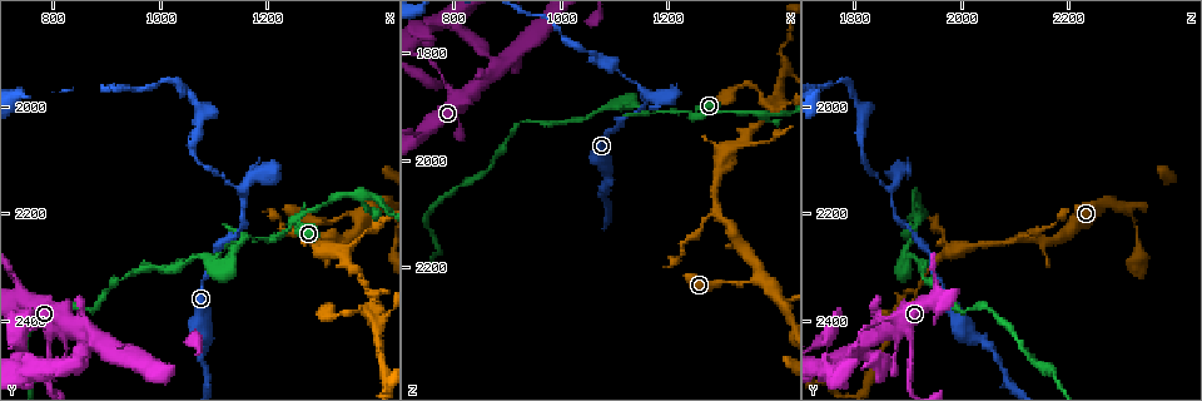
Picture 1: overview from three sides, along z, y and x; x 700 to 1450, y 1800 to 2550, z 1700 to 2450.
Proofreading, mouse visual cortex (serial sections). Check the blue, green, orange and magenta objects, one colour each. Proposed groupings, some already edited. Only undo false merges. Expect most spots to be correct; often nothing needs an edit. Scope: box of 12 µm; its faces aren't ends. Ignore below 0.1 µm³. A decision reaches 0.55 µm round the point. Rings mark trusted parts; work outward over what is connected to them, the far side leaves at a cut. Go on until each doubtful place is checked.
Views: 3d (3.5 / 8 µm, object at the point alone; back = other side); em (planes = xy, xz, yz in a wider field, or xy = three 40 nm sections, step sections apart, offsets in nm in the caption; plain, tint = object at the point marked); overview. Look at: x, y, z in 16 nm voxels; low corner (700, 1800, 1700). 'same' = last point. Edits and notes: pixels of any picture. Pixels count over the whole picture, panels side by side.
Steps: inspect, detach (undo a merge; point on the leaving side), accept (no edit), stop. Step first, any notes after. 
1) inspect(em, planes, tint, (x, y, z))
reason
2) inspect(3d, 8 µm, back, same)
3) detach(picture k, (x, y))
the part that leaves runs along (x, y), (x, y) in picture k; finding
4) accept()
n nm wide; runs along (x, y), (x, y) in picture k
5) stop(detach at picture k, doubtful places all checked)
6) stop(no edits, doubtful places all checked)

inspect(3d, 8 µm, (1170, 2245, 1910))
a narrow waist

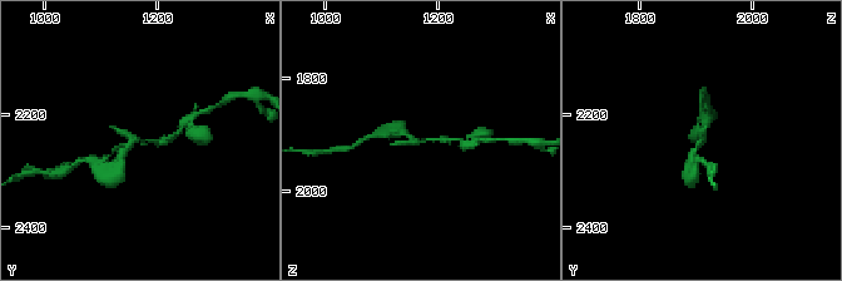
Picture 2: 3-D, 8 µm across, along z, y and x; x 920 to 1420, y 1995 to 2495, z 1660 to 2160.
inspect(em, xy, step 2, tint, (1170, 2245, 1910))

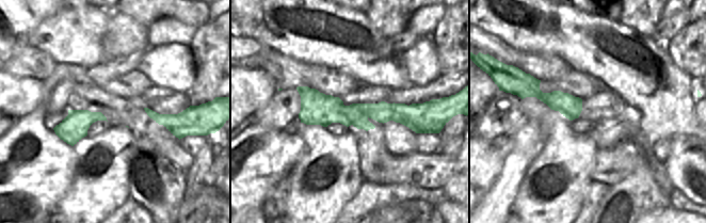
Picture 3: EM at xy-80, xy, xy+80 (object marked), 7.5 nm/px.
accept()
runs along (174, 133), (159, 142), (134, 141), (118, 164) in picture 2; all the same cell

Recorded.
inspect(3d, 8 µm, (1390, 2385, 1900))
thin neck

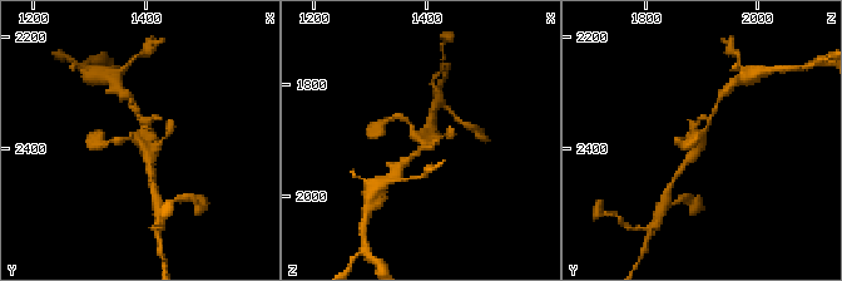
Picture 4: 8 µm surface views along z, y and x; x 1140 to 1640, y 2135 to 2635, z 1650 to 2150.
inspect(em, planes, tint, (1395, 2385, 1905))
now the EM

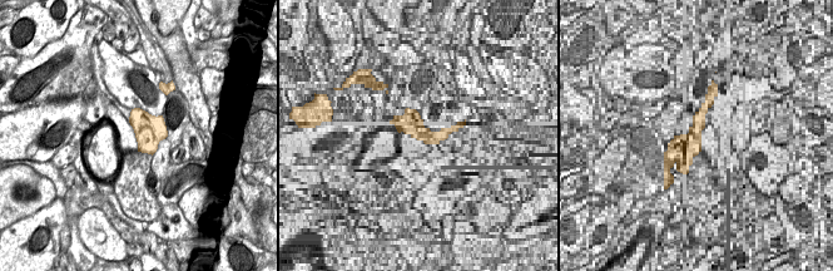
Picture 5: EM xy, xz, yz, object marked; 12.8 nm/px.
accept()
continuous, no second cell

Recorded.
inspect(3d, 3.5 µm, (1315, 2180, 1905))
abrupt turn

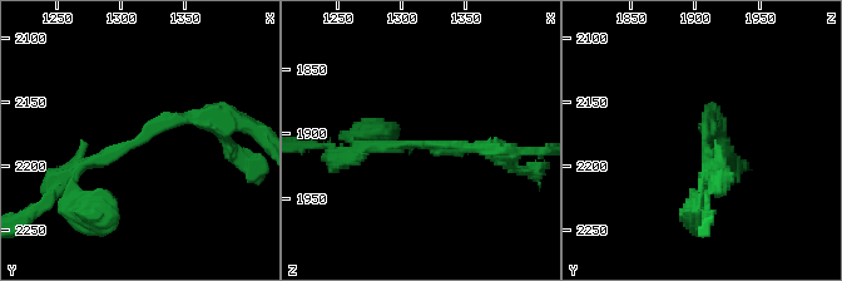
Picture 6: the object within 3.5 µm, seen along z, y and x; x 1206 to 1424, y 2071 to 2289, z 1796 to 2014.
inspect(em, xy, step 5, tint, (1316, 2178, 1910))
arms of 150, 150 nm; shape alone is not enough

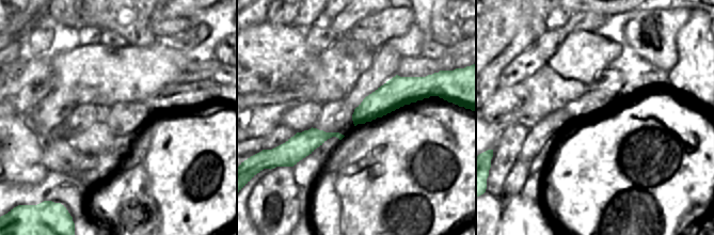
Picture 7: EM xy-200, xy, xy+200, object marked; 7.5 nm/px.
accept()
runs along (73, 182), (84, 162), (164, 121), (214, 121) in picture 6; continuous, no second cell

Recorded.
inspect(3d, 3.5 µm, (1125, 2310, 1895))
abrupt turn

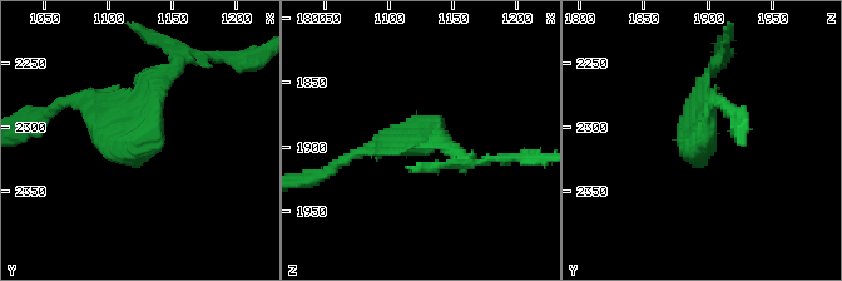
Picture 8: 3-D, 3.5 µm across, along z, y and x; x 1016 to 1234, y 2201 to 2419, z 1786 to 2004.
inspect(em, planes, tint, (1120, 2310, 1896))
shape alone is not enough

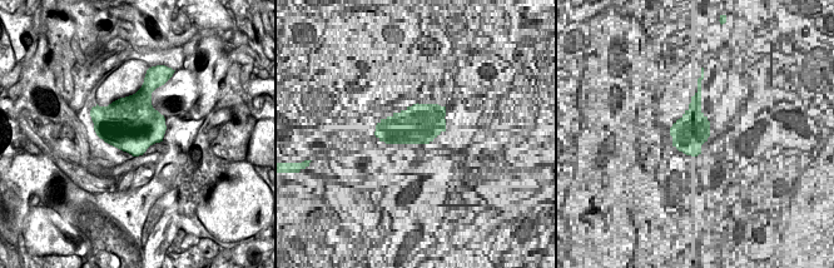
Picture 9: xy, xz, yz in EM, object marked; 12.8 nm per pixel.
accept()
700 nm wide; runs along (171, 73), (139, 138), (67, 99) in picture 8; one cell here

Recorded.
inspect(3d, 3.5 µm, (1085, 2275, 1900))
sharp bend

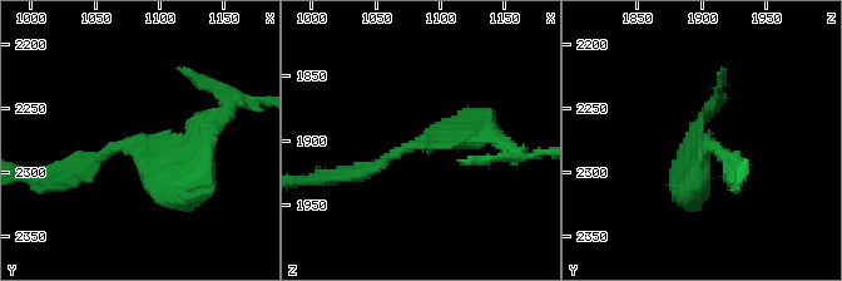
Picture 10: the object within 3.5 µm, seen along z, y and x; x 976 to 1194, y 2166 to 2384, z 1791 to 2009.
inspect(em, xy, step 5, tint, (1080, 2278, 1904))

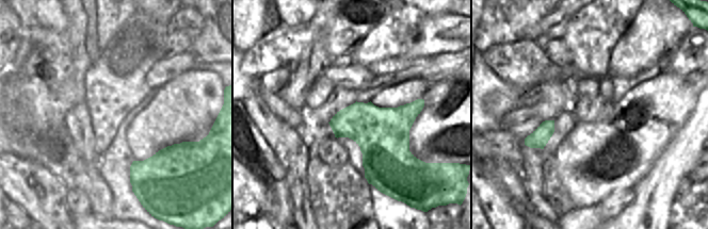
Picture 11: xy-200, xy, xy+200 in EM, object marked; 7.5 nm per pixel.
accept()
arms of 150, 400 nm; runs along (479, 126), (345, 173) in picture 10; continuous, no second cell

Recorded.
inspect(3d, 3.5 µm, (795, 2450, 1905))
calibre changes

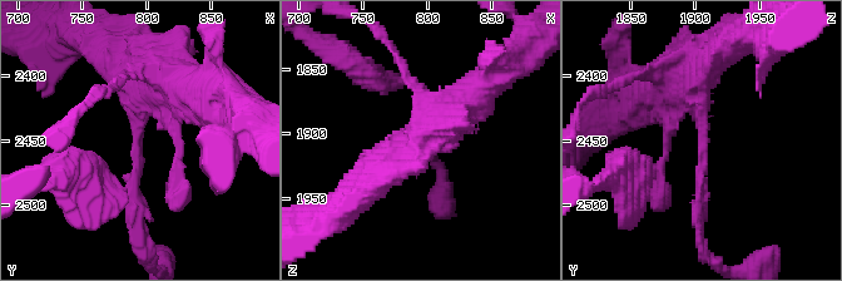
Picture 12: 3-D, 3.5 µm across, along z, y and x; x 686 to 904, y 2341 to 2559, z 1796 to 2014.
inspect(em, xy, step 5, tint, (792, 2450, 1906))

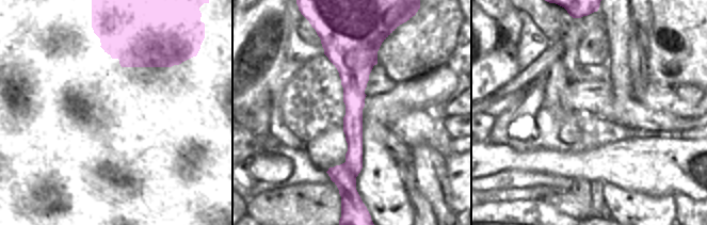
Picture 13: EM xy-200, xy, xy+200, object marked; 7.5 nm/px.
inspect(em, xy, step 2, tint, same)

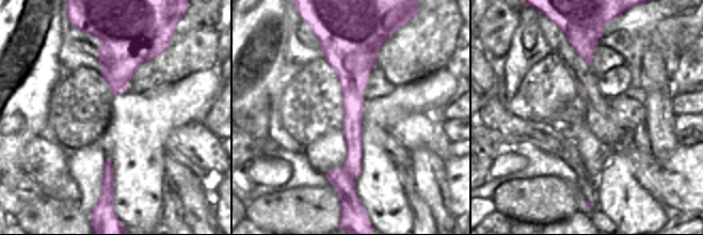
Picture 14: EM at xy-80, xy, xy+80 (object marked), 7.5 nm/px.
accept()
arms of 150, 400 nm; runs along (143, 58), (139, 225) in picture 12; all the same cell

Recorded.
stop(no edits, doubtful places all checked)

